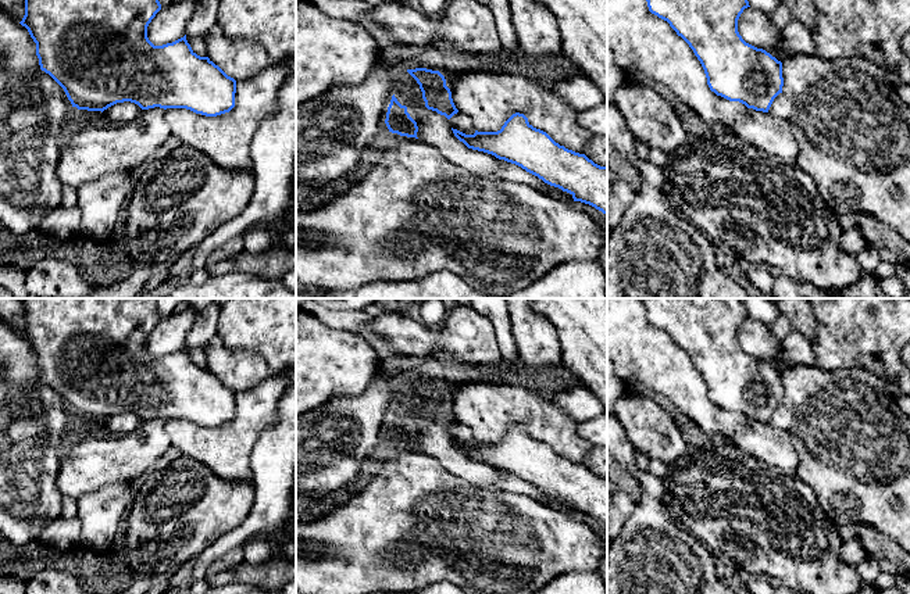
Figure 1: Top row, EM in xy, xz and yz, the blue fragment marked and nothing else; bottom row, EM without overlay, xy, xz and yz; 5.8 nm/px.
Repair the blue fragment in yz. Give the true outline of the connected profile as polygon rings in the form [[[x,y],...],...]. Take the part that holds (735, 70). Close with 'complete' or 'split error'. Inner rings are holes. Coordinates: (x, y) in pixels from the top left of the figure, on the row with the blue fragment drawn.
[[[646,0],[649,11],[667,21],[681,36],[700,61],[707,85],[711,92],[729,101],[739,101],[747,108],[768,112],[774,99],[782,93],[782,62],[763,49],[746,43],[738,32],[738,19],[745,8],[750,7],[747,0]]] | complete

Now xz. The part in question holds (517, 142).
[[[513,114],[497,132],[465,135],[453,129],[468,148],[515,164],[545,183],[559,187],[607,215],[607,167],[556,143],[533,128],[524,114]]] | complete

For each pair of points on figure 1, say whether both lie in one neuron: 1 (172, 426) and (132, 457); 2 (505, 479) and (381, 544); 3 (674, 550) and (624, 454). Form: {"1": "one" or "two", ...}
{"1": "two", "2": "two", "3": "one"}

